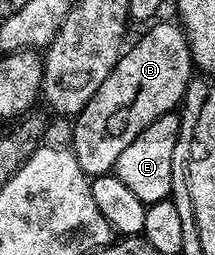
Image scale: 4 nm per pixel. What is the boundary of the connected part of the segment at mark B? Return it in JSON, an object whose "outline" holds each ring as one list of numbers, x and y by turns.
{"outline":[[179,23,155,24,129,52,127,49,121,55,114,70,110,70,106,82,94,90,94,98,90,98,90,102,86,102,83,110,74,117,73,124,76,125,72,128,70,147,78,158,78,166,82,166,89,178,109,175,115,169,118,154,122,154,122,150,126,150,126,146,130,146,130,142,134,142,134,138,138,138,138,134,142,134,142,130,146,130,154,118,162,118,162,114,177,111,181,107,188,83,194,75,188,39]]}

